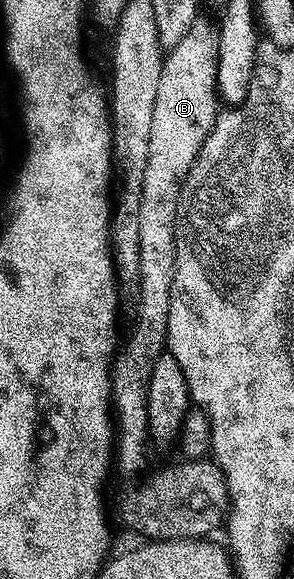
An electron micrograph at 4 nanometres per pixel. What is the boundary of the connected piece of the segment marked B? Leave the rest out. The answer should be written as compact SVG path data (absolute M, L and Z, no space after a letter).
M198 18L193 26L191 26L189 32L183 36L181 41L171 48L162 59L161 70L159 76L158 93L155 94L155 109L154 117L151 118L151 139L150 149L148 154L148 164L145 168L144 182L142 186L142 196L140 200L140 211L139 211L139 244L140 244L140 286L137 293L137 300L139 304L137 306L137 324L133 330L133 338L129 342L127 348L127 354L123 352L118 353L114 357L114 361L111 365L111 377L110 377L110 391L111 391L111 408L113 411L113 417L116 426L115 434L115 468L125 476L126 479L133 480L140 477L145 471L145 464L147 462L147 456L145 450L149 447L149 423L147 422L147 386L150 385L151 373L154 370L155 362L161 357L162 353L166 351L168 345L169 331L167 330L167 324L170 322L171 312L171 286L174 284L174 270L175 270L175 258L177 257L177 214L181 206L182 188L185 185L187 174L190 173L191 166L194 165L195 158L198 157L199 150L202 149L203 142L206 141L207 135L214 128L214 124L217 121L218 115L221 110L221 104L217 94L217 74L218 74L218 29L216 27L210 27L203 18Z

